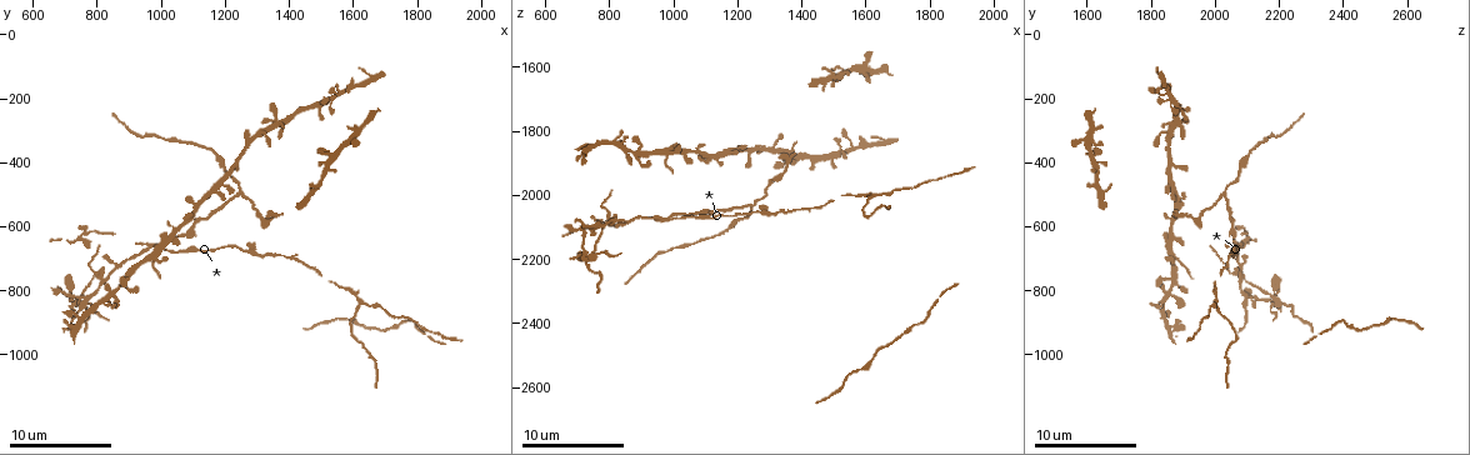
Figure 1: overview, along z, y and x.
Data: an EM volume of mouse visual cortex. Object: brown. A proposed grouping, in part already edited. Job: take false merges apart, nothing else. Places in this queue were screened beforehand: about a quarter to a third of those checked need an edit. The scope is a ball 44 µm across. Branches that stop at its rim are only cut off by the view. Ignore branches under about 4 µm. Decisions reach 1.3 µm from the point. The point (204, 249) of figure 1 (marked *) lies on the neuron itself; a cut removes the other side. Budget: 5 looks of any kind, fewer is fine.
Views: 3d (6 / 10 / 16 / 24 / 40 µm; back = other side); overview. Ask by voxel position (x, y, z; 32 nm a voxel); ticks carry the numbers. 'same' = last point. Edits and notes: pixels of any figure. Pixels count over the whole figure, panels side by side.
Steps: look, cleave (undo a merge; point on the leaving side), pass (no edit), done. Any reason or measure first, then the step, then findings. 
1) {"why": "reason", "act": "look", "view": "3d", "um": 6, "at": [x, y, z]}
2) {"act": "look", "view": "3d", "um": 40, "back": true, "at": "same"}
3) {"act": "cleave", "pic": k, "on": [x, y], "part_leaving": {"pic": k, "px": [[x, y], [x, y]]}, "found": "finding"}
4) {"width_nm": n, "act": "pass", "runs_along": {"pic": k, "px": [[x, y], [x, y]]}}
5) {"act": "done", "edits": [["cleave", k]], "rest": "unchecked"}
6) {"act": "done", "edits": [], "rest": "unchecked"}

{"why": "three-way junction", "act": "look", "view": "3d", "um": 16, "at": [1190, 450, 1860]}

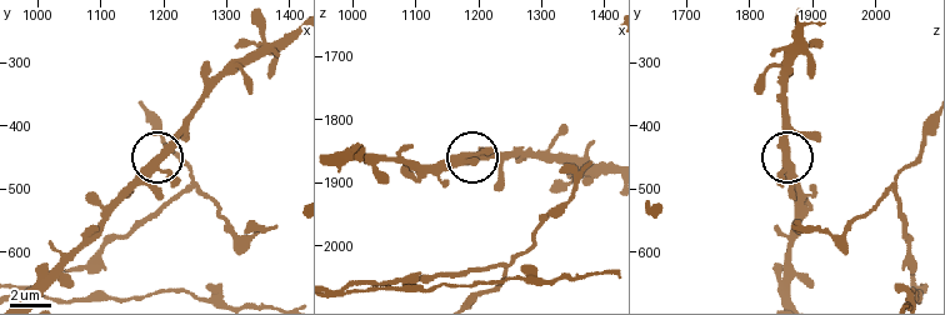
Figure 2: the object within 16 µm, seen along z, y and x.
{"arms": 3, "act": "pass", "found": "all the same neuron"}

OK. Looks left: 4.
{"why": "four-way junction", "act": "look", "view": "3d", "um": 10, "at": [1560, 190, 1840]}

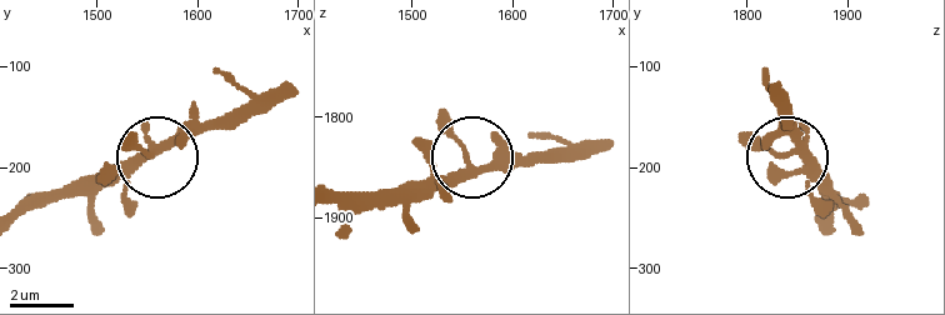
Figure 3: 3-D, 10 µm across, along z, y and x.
{"act": "look", "view": "3d", "um": 6, "at": [1552, 186, 1840]}

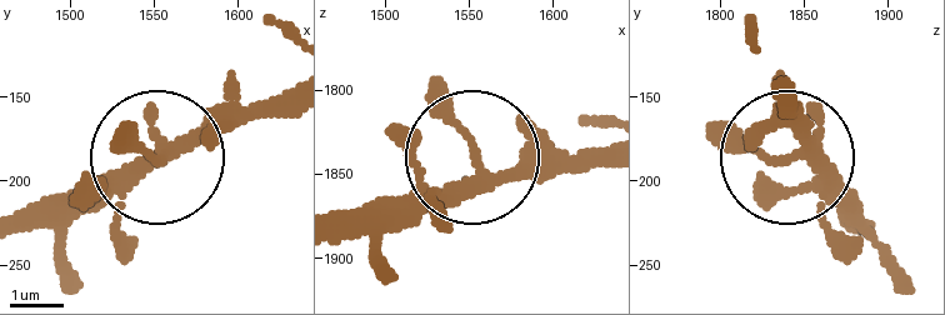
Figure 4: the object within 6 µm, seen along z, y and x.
{"act": "pass", "found": "continuous, no second neuron"}

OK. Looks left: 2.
{"why": "two arms in line, one across", "act": "look", "view": "3d", "um": 16, "at": [990, 660, 2060]}

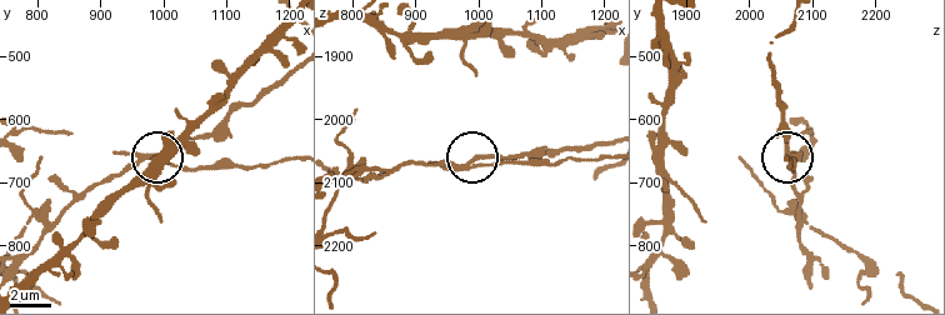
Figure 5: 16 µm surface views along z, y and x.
{"width_nm": 210, "act": "cleave", "pic": 5, "on": [120, 176], "found": "two neurons meet here"}

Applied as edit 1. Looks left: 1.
{"act": "done", "edits": [["cleave", 5]], "rest": "unchecked"}

